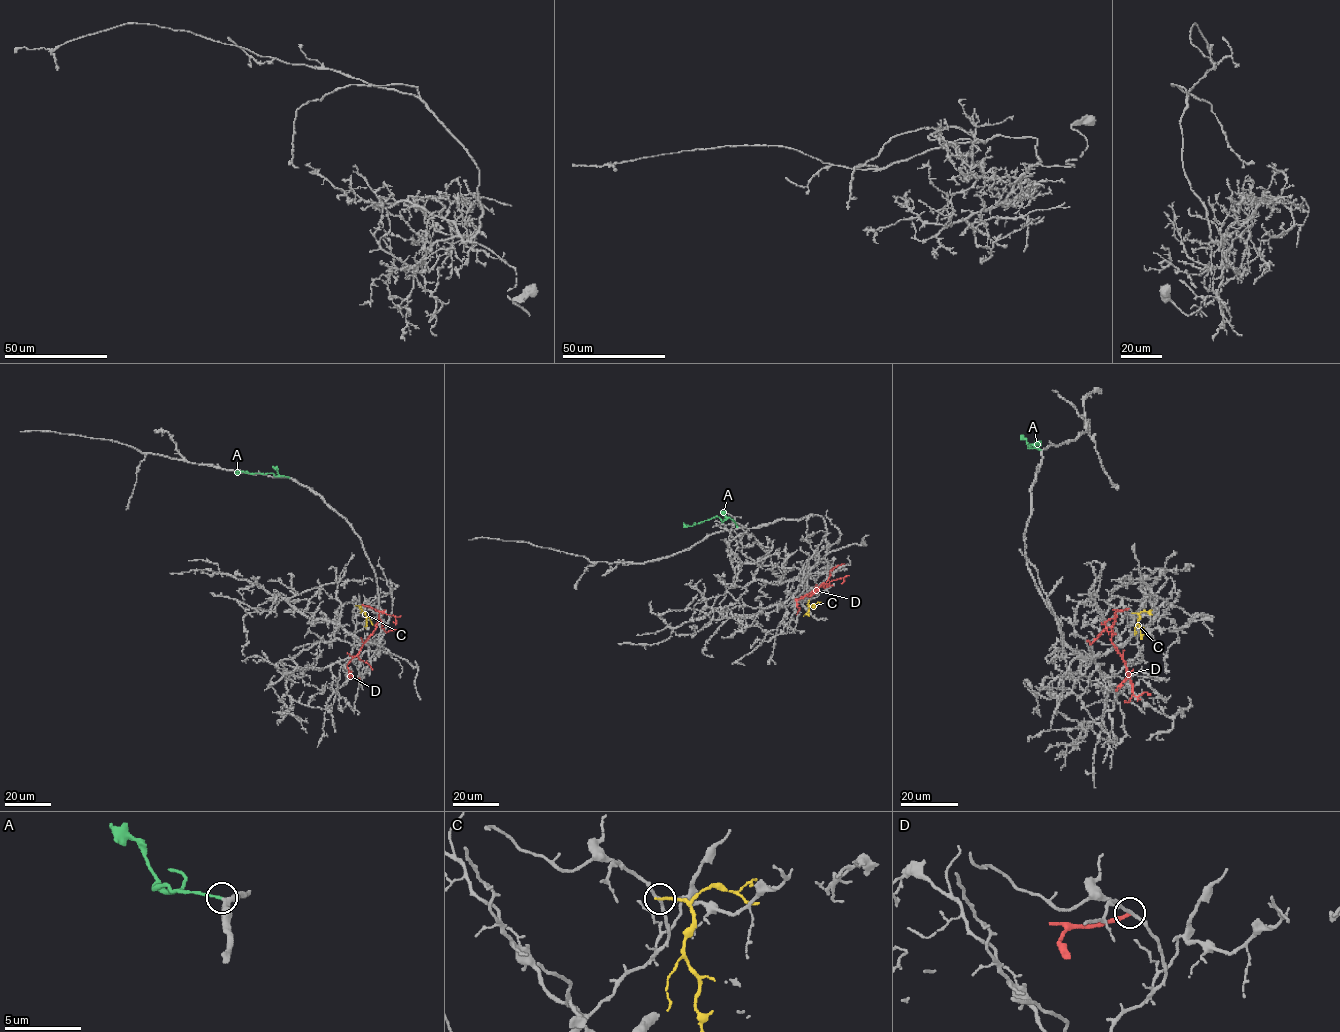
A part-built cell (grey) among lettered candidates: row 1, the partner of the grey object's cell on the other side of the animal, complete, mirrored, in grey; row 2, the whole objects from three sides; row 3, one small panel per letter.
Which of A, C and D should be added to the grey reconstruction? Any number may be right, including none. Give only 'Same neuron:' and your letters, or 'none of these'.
Same neuron: A

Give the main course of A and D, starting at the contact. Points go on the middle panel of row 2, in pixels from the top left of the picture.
A: (737, 527), (728, 517), (722, 521), (714, 516), (691, 526), (684, 523)
D: (810, 597), (815, 588), (827, 586), (826, 584), (795, 600), (799, 610), (796, 615)

